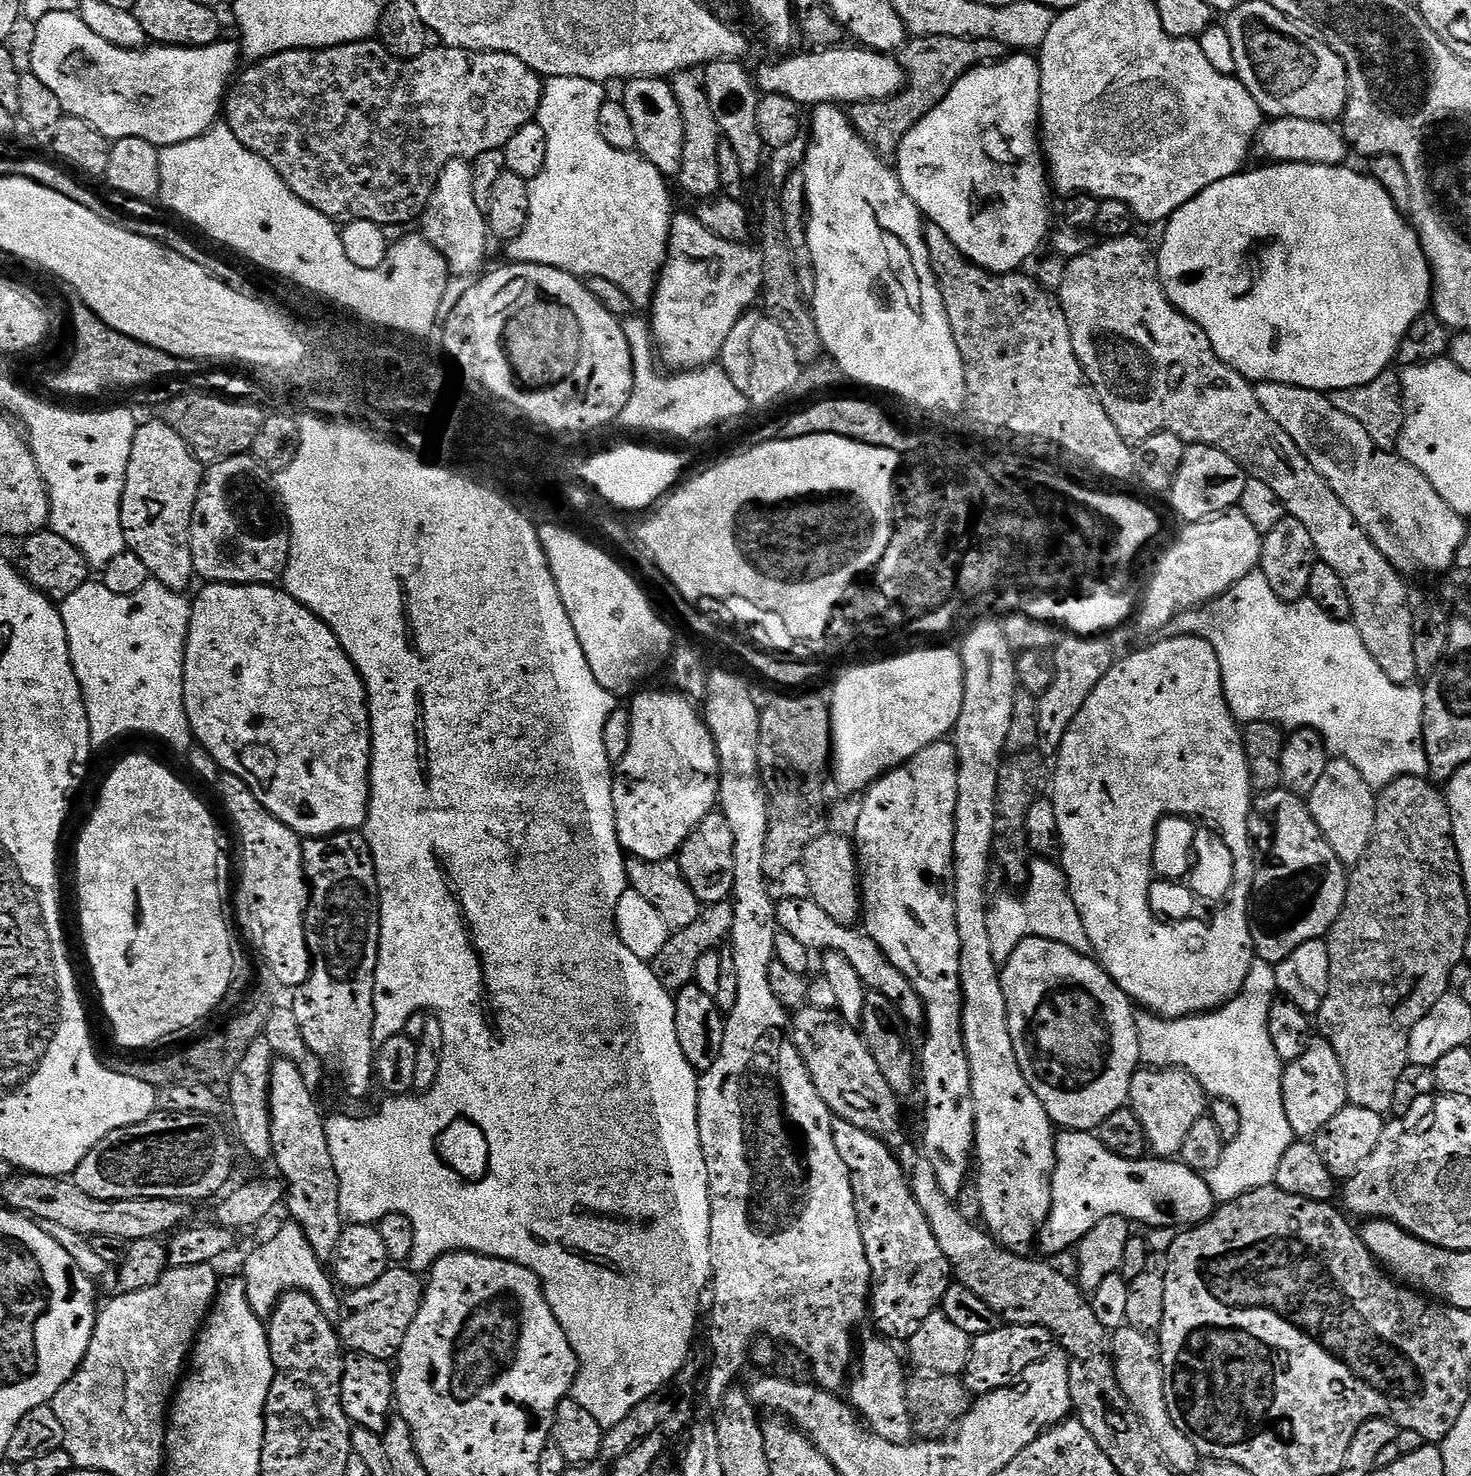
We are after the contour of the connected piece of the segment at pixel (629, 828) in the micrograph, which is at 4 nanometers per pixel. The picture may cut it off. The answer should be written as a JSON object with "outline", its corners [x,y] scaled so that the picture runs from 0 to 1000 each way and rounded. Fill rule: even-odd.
{"outline":[[[462,468],[438,469],[429,472],[428,508],[426,514],[418,518],[416,526],[417,541],[417,557],[421,574],[428,581],[447,584],[458,582],[462,578],[466,568],[487,547],[489,538],[489,520],[485,500],[479,491],[478,484],[470,474]]]}

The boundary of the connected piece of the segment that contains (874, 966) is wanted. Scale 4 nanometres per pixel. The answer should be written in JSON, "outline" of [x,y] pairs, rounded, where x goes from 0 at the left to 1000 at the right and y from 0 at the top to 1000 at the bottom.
{"outline":[[[534,607],[528,609],[527,614],[528,627],[530,631],[538,633],[541,638],[545,638],[545,641],[548,641],[553,646],[559,646],[562,644],[568,644],[573,646],[581,657],[583,658],[590,672],[596,672],[605,676],[605,679],[612,686],[612,690],[615,694],[628,694],[628,678],[625,677],[616,661],[602,649],[601,645],[589,631],[567,624],[564,619],[562,619],[562,617],[559,617],[559,614],[556,614],[556,611],[551,608]]]}

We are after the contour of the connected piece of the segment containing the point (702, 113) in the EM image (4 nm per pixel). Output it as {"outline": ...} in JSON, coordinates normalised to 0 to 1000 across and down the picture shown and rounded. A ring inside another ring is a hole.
{"outline":[[[466,47],[459,49],[455,54],[458,67],[461,69],[461,75],[464,75],[464,112],[461,124],[468,133],[474,133],[478,137],[486,133],[489,130],[491,117],[488,113],[488,99],[491,94],[485,75],[483,72],[483,66],[480,66],[478,54],[472,48]]]}

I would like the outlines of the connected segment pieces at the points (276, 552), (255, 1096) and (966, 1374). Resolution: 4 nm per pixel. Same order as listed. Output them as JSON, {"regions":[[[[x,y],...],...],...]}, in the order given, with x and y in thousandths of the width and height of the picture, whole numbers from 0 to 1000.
{"regions":[[[[171,308],[165,309],[154,309],[146,312],[145,317],[142,316],[139,320],[139,326],[136,328],[136,334],[132,343],[131,356],[129,356],[129,375],[132,378],[133,390],[139,394],[145,396],[184,396],[187,396],[192,391],[196,383],[197,375],[197,359],[196,358],[196,350],[193,347],[193,341],[190,339],[190,335],[188,333],[188,326],[186,320],[179,317]]],[[[179,701],[175,703],[173,703],[173,706],[170,707],[170,711],[167,711],[166,716],[162,720],[160,724],[157,724],[156,728],[158,729],[155,732],[155,743],[154,740],[154,748],[156,751],[158,751],[158,762],[159,765],[160,772],[166,777],[166,780],[171,786],[181,786],[181,787],[185,786],[185,769],[184,768],[184,728],[185,727],[185,719],[186,717],[186,713],[182,706],[182,703]]],[[[685,897],[673,901],[661,909],[661,914],[654,930],[655,938],[663,947],[670,946],[679,940],[687,940],[695,931],[695,928],[697,928],[697,925],[703,925],[703,923],[711,920],[715,915],[717,906],[714,901],[708,898]]]]}

